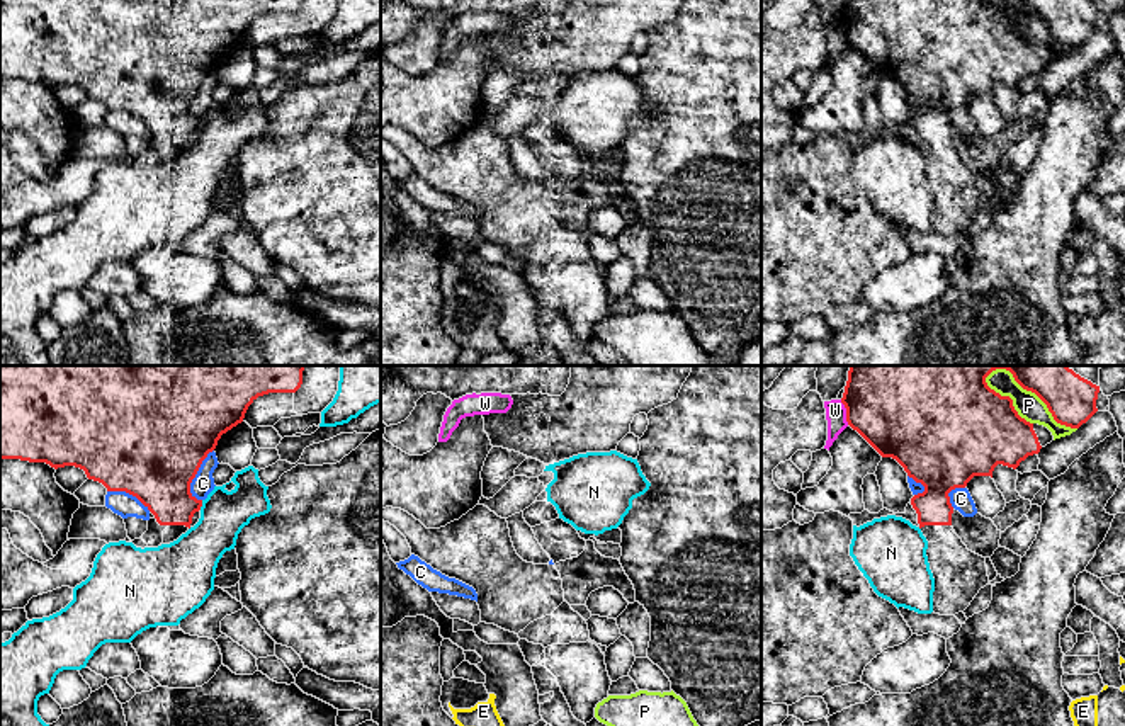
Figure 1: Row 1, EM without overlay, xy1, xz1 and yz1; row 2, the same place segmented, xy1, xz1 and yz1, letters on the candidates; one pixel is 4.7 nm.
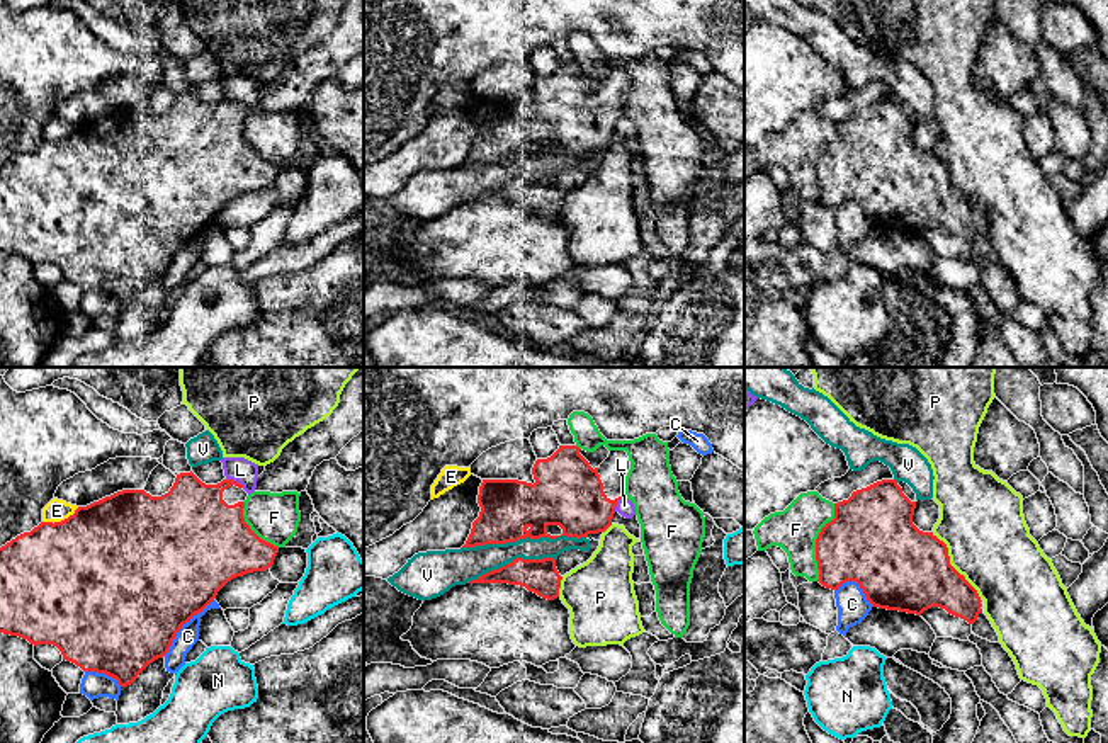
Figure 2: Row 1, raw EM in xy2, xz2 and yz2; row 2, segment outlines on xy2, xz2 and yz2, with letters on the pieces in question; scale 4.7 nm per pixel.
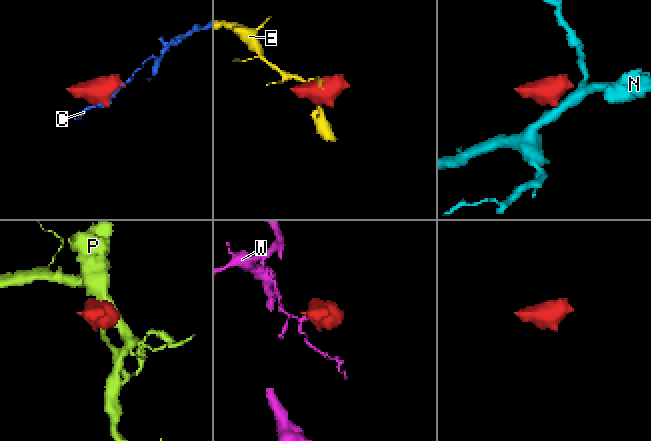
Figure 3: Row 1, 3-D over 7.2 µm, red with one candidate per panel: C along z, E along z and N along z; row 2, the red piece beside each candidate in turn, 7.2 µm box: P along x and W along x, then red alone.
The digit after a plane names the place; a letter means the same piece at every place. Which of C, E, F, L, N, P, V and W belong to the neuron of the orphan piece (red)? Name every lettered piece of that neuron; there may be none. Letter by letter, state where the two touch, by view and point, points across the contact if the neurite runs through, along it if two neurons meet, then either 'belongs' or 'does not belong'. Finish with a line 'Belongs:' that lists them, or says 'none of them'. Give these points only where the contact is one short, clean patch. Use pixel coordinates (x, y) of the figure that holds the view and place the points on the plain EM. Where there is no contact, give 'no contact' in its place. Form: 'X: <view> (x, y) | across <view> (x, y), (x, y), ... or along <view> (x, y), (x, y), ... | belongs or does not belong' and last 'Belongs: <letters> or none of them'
C: xy2 (184, 242) | does not belong
E: xy2 (62, 140) | does not belong
F: yz2 (816, 162) | does not belong
L: xy2 (235, 101) | along xy2 (226, 97), (237, 99), (243, 106) | does not belong
N: xy1 (201, 124) | does not belong
P: yz2 (950, 184) | does not belong
V: xz2 (524, 157) | does not belong
W: yz1 (847, 31) | does not belong
Belongs: none of them

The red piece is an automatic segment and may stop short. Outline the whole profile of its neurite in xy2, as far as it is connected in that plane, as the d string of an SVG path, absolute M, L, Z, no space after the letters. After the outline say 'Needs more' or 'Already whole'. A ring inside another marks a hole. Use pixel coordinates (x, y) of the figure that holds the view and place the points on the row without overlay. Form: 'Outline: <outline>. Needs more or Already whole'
Outline: M190 90L177 94L170 111L161 116L151 116L144 109L122 109L87 126L78 126L73 134L61 141L41 141L31 151L24 151L0 167L0 252L19 255L34 265L53 264L61 270L63 279L75 282L83 291L105 292L116 298L121 306L131 304L150 282L168 272L182 245L214 221L228 201L246 192L269 189L274 184L279 167L260 158L245 141L246 116L248 112L238 100L223 99L218 104L206 104Z. Needs more

